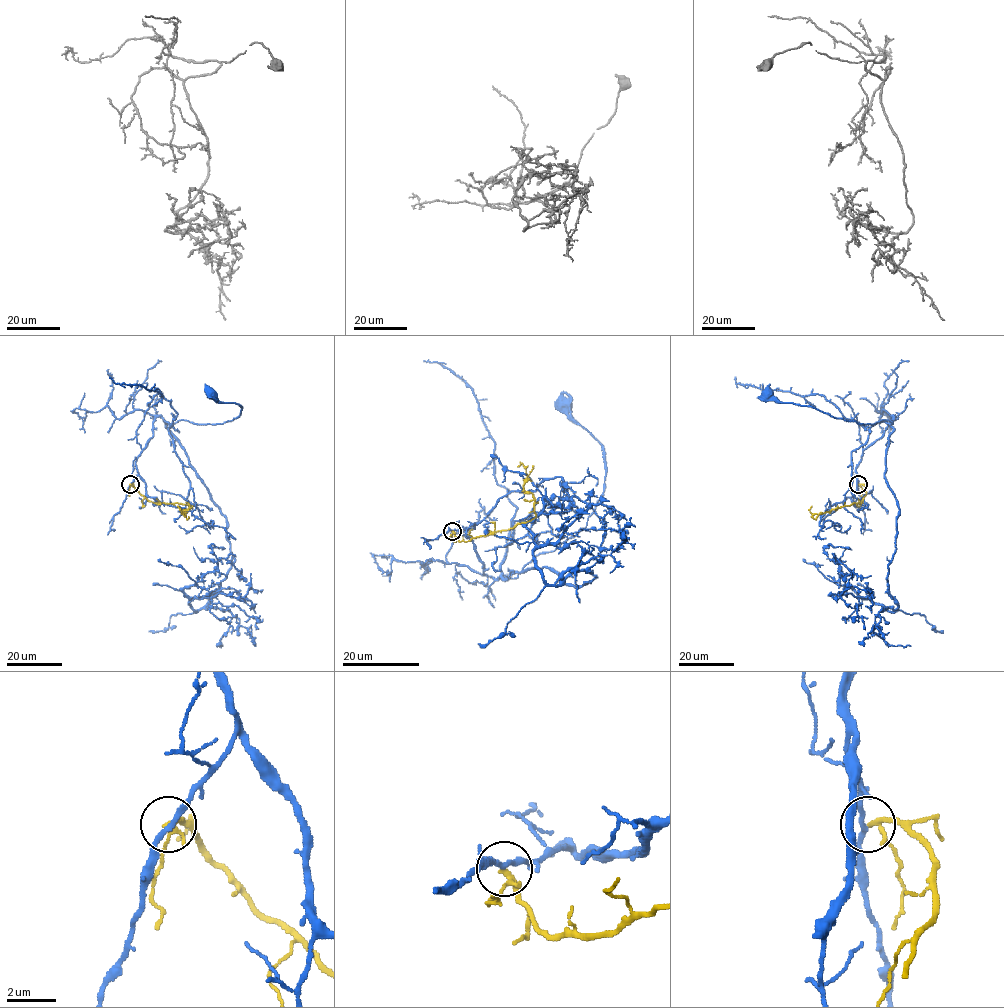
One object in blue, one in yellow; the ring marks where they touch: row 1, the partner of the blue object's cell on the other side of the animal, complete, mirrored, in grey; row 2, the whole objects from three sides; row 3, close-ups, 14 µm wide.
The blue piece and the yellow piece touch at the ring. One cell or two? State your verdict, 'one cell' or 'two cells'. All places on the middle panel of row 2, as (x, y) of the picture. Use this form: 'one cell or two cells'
two cells

